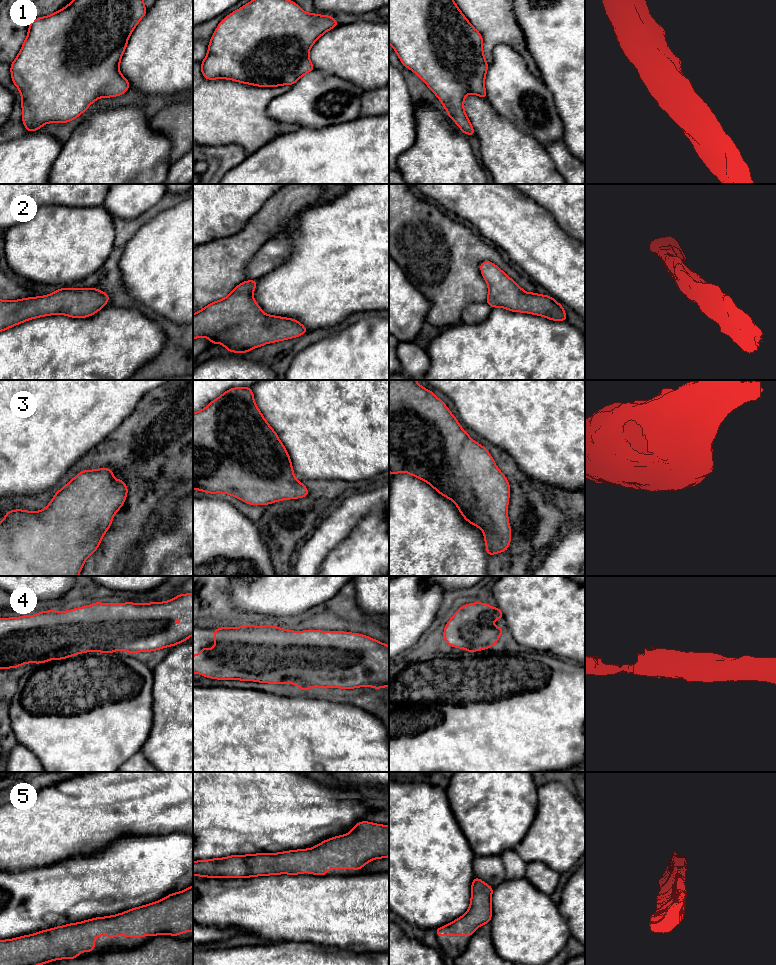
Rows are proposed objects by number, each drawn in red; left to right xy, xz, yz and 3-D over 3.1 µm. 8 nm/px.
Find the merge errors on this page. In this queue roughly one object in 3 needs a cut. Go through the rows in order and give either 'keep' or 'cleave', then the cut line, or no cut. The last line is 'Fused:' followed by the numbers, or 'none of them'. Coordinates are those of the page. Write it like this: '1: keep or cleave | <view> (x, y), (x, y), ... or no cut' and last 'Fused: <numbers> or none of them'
1: keep | no cut
2: keep | no cut
3: keep | no cut
4: keep | no cut
5: keep | no cut
Fused: none of them

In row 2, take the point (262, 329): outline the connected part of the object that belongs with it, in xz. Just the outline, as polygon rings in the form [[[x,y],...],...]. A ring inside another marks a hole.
[[[258,279],[243,281],[226,298],[214,301],[193,314],[193,339],[206,337],[211,345],[221,343],[227,351],[247,353],[268,343],[296,338],[309,332],[298,320],[265,314],[253,298],[257,283]]]

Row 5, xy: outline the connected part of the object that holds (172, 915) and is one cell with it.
[[[193,885],[156,902],[112,916],[0,940],[0,965],[42,965],[95,950],[96,936],[143,937],[193,932]]]

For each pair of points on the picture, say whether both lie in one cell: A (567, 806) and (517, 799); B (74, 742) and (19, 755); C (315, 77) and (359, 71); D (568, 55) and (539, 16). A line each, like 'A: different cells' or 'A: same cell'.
A: different cells
B: different cells
C: different cells
D: same cell

